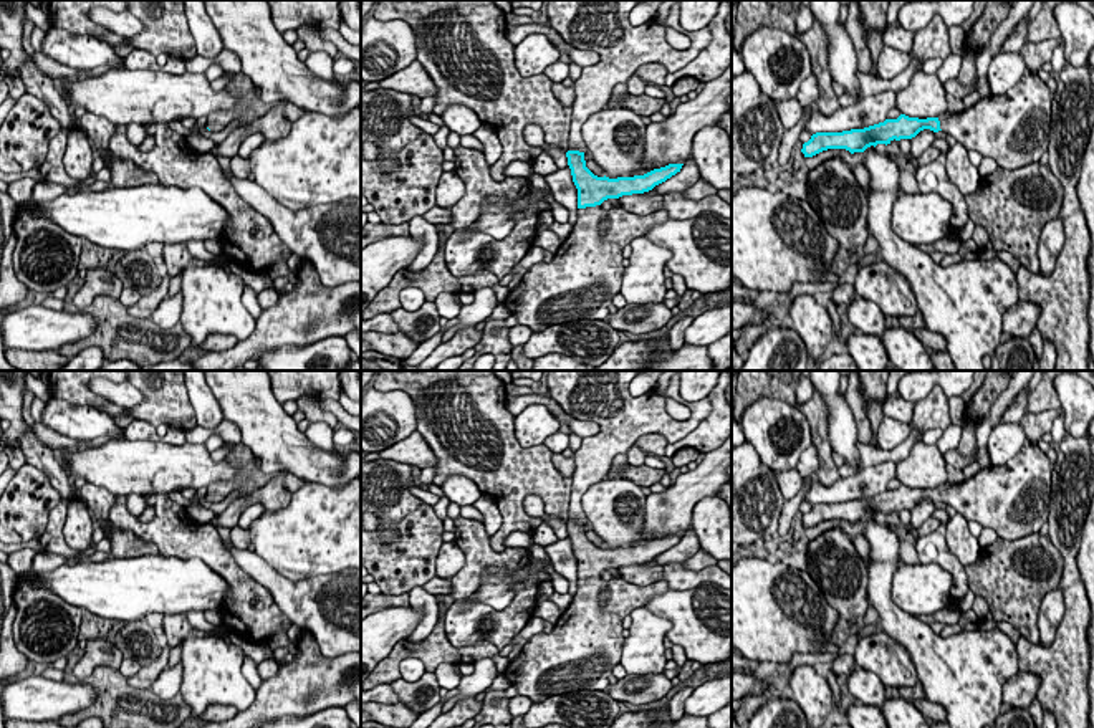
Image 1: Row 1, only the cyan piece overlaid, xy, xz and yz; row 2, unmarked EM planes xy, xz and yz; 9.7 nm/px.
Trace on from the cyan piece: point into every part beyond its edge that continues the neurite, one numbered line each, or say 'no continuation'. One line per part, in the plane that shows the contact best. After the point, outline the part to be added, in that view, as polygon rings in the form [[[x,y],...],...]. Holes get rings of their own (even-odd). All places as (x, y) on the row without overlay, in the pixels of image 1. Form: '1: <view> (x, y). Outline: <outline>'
1: xz (585, 646). Outline: [[[621,577],[578,579],[578,591],[554,629],[530,637],[505,677],[533,703],[573,690],[606,692],[612,668],[621,663],[624,617],[667,589],[664,577],[649,586]]]

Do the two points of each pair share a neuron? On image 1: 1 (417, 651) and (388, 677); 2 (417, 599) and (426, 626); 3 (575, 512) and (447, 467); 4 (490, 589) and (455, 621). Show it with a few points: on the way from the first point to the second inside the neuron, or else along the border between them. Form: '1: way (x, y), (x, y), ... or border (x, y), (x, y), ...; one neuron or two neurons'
1: way (407, 651), (388, 667); one neuron
2: way (426, 603), (427, 617); one neuron
3: border (571, 477), (566, 520); two neurons
4: border (515, 591), (502, 609), (480, 604), (470, 596); two neurons

